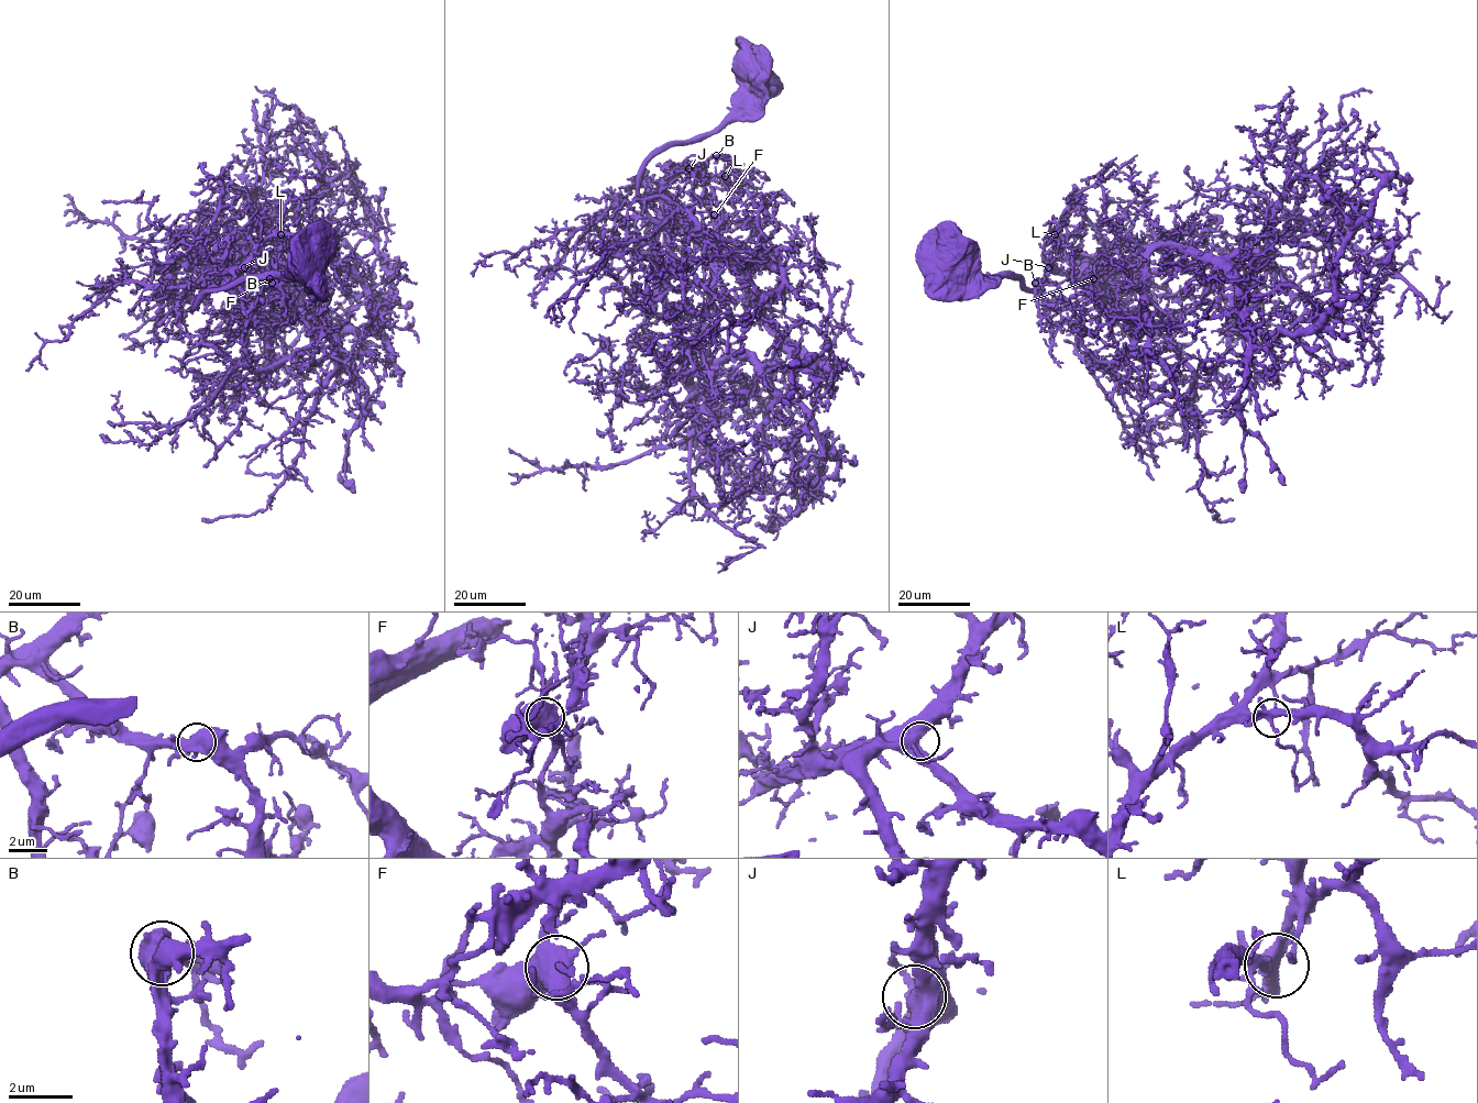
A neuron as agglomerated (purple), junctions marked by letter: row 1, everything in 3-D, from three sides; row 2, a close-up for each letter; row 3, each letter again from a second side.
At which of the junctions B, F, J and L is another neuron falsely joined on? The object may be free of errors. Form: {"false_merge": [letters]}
{"false_merge": ["F"]}

